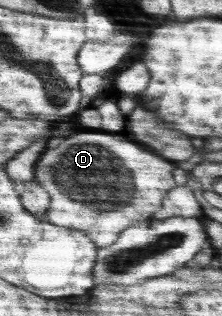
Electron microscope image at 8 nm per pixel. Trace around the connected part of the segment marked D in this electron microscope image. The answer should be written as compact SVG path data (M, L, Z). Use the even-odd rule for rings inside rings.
M95 129L73 133L55 149L47 148L33 172L34 179L51 195L46 220L59 227L85 231L102 248L111 245L131 224L151 219L167 192L176 186L172 176L176 166L119 135Z

